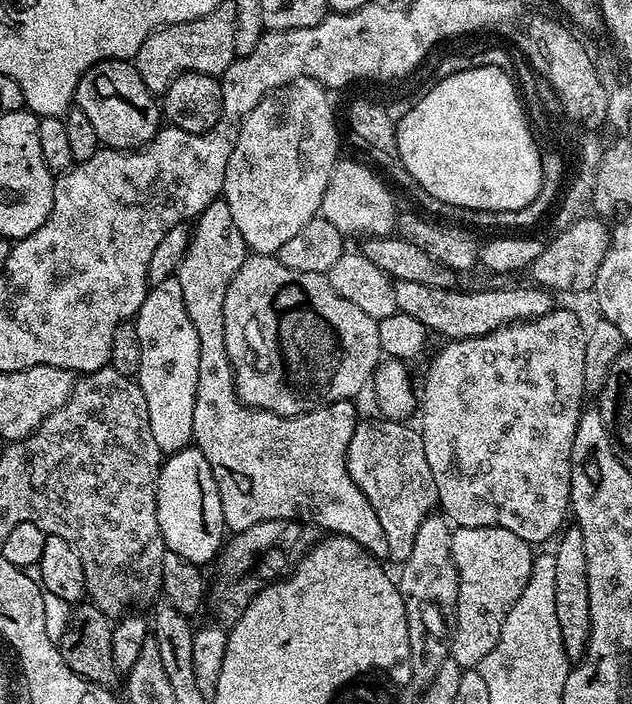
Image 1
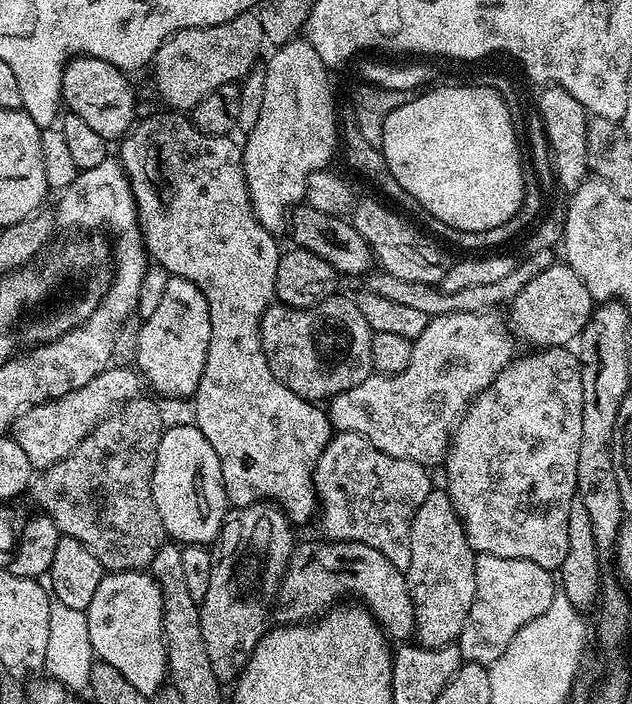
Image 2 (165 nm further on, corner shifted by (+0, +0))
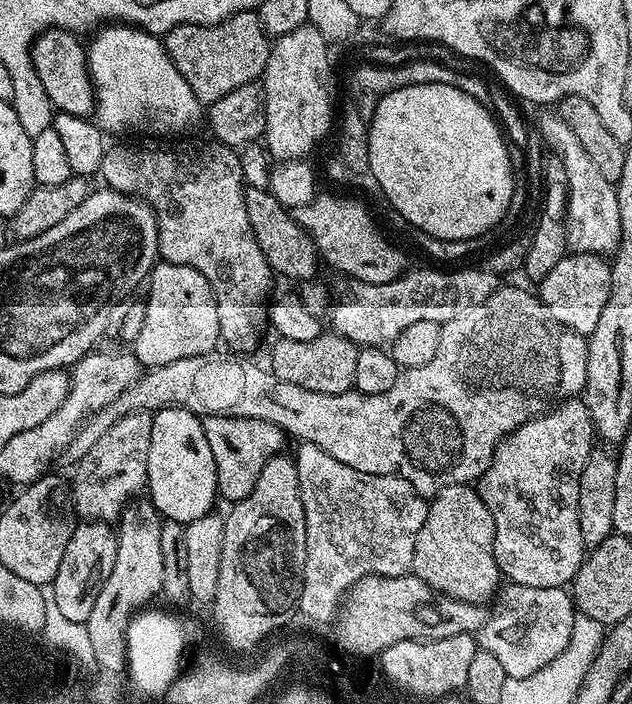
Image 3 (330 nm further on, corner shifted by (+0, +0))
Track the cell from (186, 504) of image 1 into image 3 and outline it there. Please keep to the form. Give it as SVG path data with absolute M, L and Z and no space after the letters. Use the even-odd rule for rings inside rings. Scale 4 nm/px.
M179 407L162 408L153 415L146 492L163 519L176 520L179 524L186 525L194 518L202 518L213 511L215 504L212 503L218 500L214 454L210 454L210 442L206 442L201 417Z

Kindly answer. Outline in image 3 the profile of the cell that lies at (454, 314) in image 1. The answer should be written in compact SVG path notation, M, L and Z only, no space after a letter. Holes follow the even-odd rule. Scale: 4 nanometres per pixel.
M572 252L564 256L538 284L538 295L545 310L559 324L587 338L598 326L602 310L606 310L611 285L612 265L604 256L596 256L592 252Z

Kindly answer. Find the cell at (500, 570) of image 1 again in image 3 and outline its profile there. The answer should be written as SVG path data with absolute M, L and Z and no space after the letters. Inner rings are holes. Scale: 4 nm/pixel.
M508 582L499 589L495 604L496 609L491 609L487 622L479 630L478 644L502 662L509 680L530 678L530 674L548 667L566 650L578 615L567 587L535 588Z

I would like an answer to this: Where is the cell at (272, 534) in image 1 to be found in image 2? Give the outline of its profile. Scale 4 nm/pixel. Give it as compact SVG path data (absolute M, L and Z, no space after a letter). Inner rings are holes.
M321 538L321 540L308 540L305 544L297 543L293 547L284 574L280 577L280 586L276 590L274 600L275 603L280 603L280 608L284 612L296 611L300 615L297 617L314 618L335 601L332 600L335 596L340 596L343 592L357 592L358 595L364 596L363 607L375 616L381 628L393 641L404 642L413 635L414 606L410 598L407 575L400 572L398 566L394 566L394 562L386 558L386 554L378 554L374 546L366 546L357 540Z

